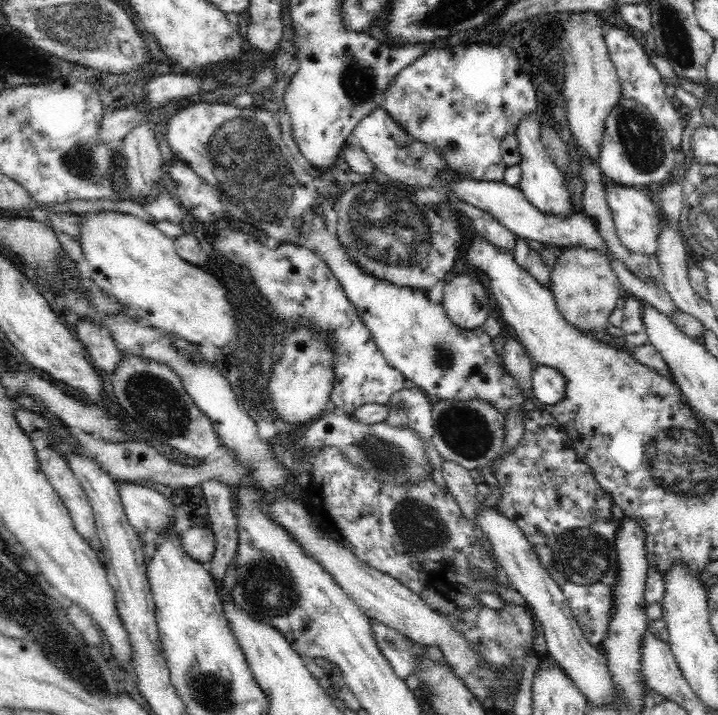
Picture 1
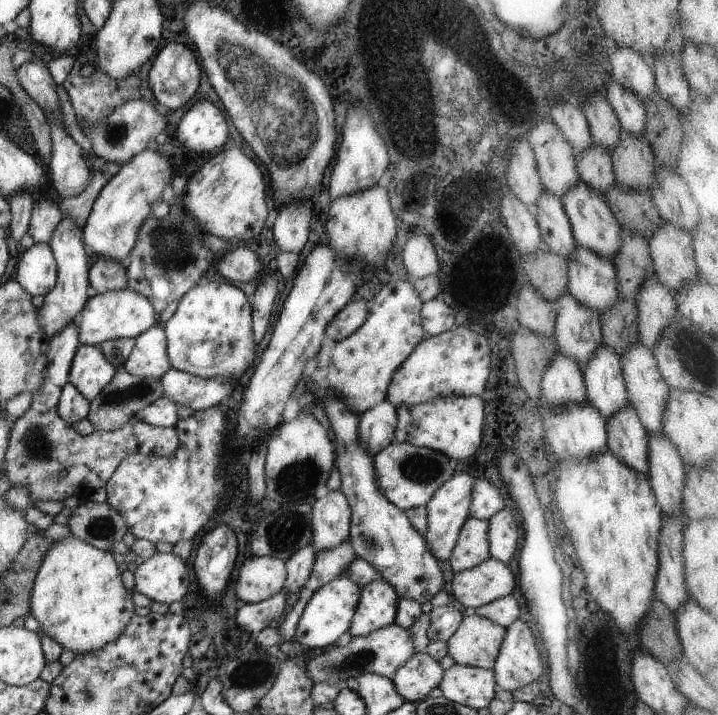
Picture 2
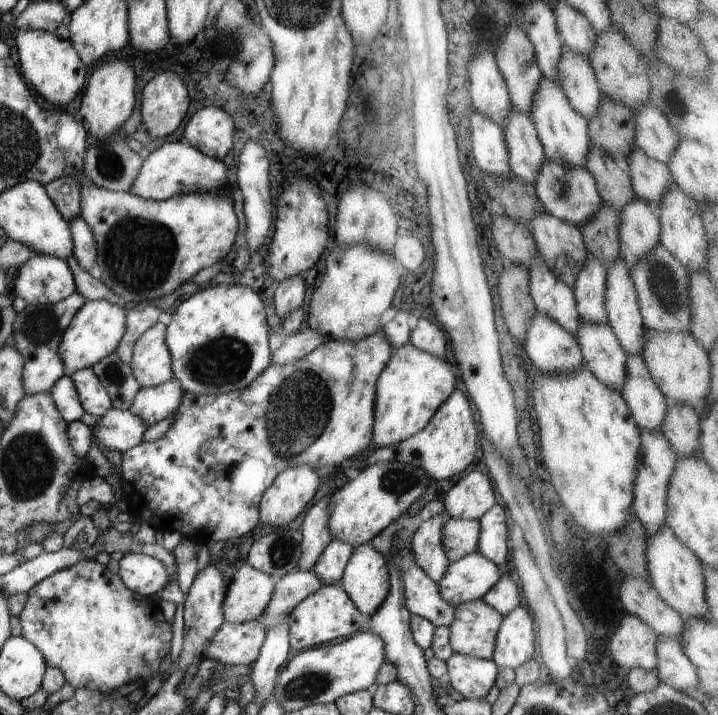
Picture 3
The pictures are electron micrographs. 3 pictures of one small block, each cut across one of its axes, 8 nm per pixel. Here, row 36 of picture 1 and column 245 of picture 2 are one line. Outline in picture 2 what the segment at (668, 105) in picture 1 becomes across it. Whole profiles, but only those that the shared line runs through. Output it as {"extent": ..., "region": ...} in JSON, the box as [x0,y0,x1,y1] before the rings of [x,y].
{"extent":[235,591,287,636],"region":[[[282,591],[275,593],[258,603],[241,605],[235,615],[235,624],[244,633],[255,636],[269,622],[277,620],[282,610],[285,610],[287,595]]]}

